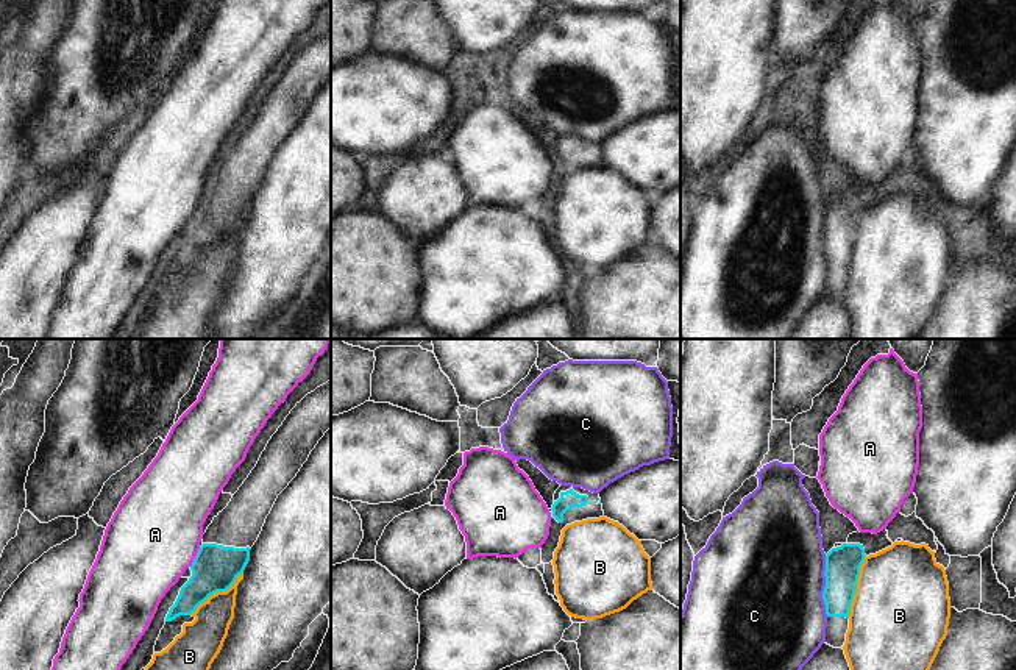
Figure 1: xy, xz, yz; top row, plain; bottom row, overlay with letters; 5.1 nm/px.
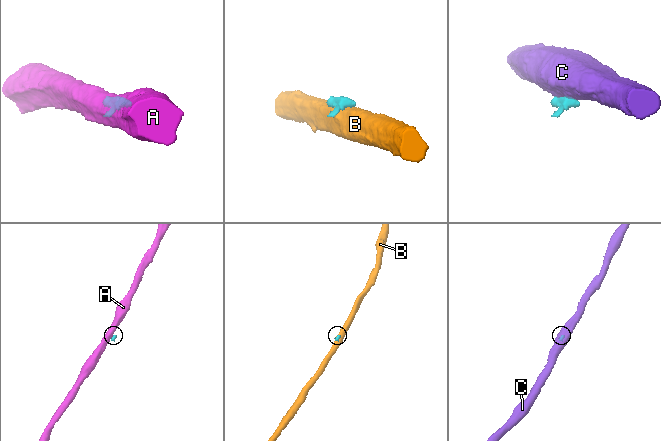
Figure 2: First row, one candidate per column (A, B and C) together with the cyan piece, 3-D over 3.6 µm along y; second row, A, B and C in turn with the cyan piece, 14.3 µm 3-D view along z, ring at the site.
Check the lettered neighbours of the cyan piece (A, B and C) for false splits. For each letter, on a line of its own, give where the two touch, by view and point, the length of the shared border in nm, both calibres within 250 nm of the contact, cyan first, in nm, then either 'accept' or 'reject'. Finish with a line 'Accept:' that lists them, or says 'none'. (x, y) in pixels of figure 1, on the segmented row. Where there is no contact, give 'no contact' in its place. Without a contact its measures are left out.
A: xy (195, 556) | 120 nm | 240/480 nm | reject
B: yz (856, 588) | 340 nm | 180/480 nm | reject
C: yz (826, 586) | 320 nm | 180/480 nm | reject
Accept: none

